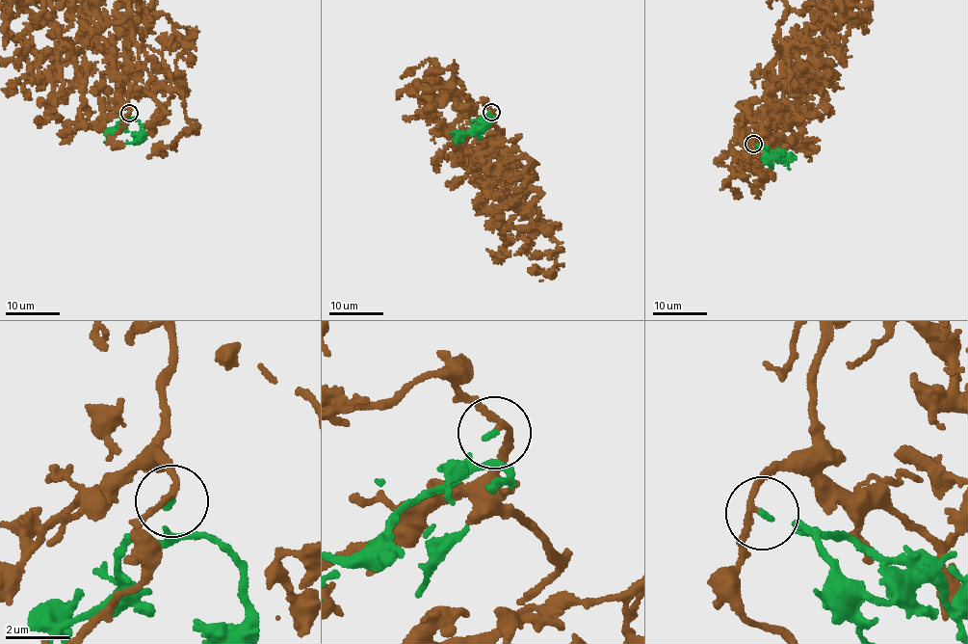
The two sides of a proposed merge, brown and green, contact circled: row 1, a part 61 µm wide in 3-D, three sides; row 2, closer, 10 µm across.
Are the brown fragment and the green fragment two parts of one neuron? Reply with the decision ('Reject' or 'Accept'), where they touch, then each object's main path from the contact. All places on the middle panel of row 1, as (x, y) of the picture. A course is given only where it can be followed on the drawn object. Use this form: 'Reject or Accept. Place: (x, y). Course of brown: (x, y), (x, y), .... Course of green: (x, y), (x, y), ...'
Accept. Place: (491, 112). Course of green: (491, 111), (487, 116), (493, 119), (485, 124), (478, 139)

